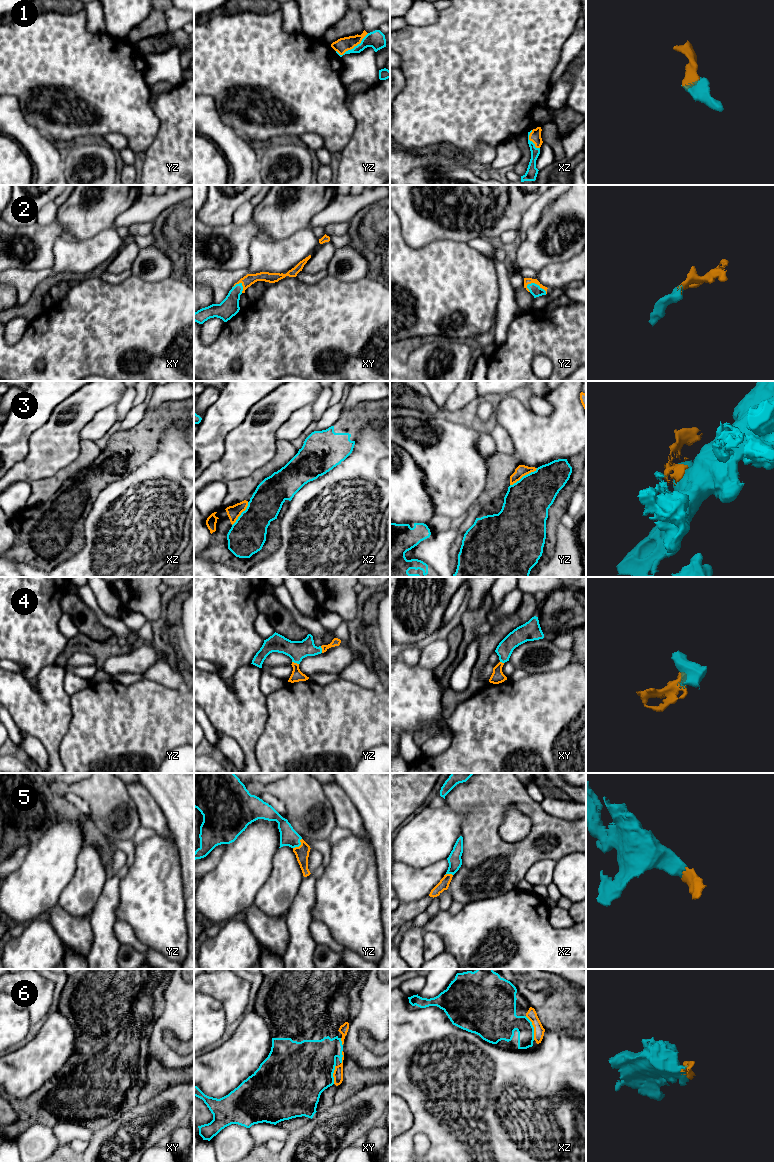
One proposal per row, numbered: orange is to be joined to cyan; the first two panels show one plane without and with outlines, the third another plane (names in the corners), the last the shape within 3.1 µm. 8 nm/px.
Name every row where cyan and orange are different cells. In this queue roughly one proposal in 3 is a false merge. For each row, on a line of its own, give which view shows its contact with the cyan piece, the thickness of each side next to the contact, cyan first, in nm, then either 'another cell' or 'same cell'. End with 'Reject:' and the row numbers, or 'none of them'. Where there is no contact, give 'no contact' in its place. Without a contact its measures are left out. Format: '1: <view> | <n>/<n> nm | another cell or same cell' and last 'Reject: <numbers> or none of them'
1: yz | 140/120 nm | same cell
2: yz | 90/50 nm | same cell
3: yz | 360/90 nm | same cell
4: yz | 160/60 nm | same cell
5: yz | 140/110 nm | same cell
6: xz | 240/80 nm | same cell
Reject: none of them

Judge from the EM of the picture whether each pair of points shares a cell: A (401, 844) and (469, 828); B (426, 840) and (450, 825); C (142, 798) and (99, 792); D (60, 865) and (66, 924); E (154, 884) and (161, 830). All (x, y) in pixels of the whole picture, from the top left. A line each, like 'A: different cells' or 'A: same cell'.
A: different cells
B: same cell
C: different cells
D: different cells
E: different cells

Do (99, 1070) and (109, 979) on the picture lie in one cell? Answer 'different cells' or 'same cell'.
same cell

